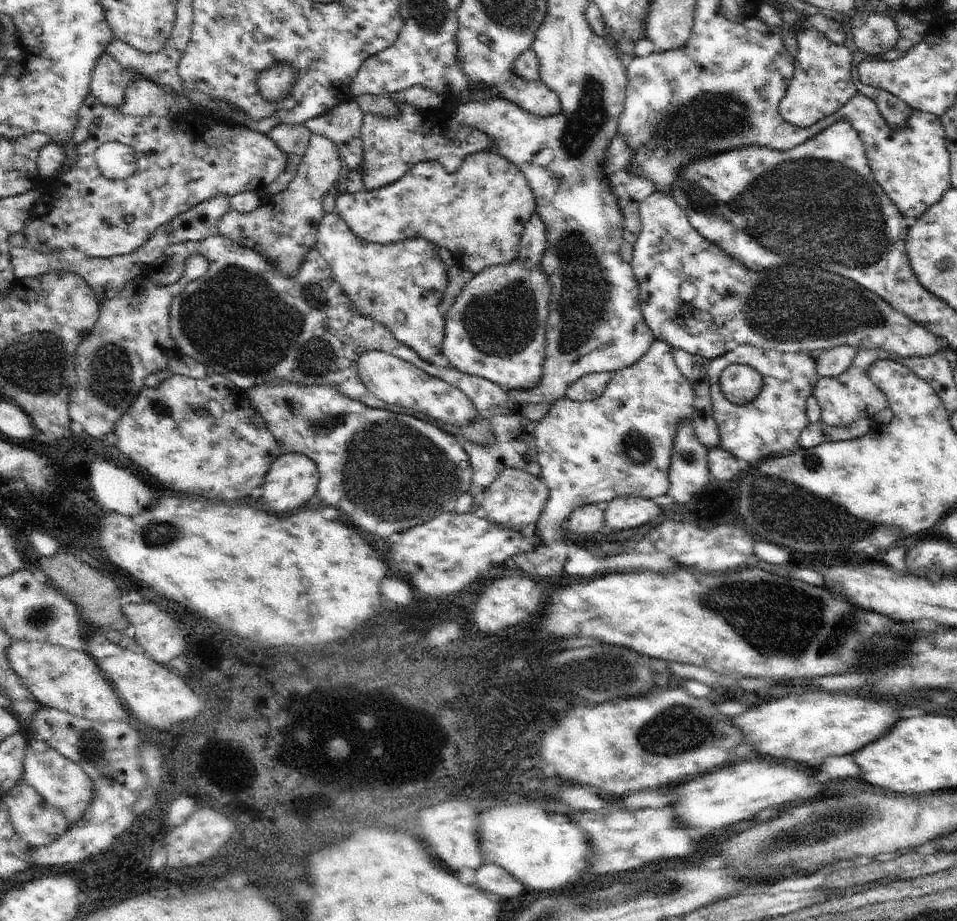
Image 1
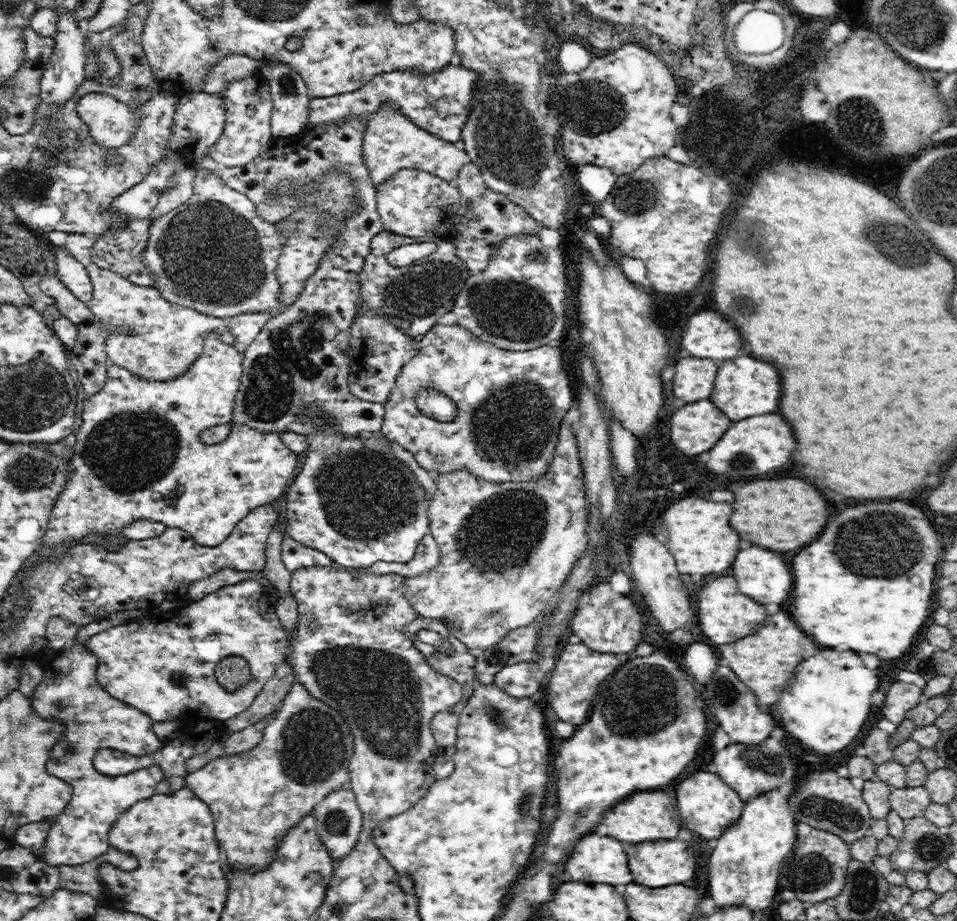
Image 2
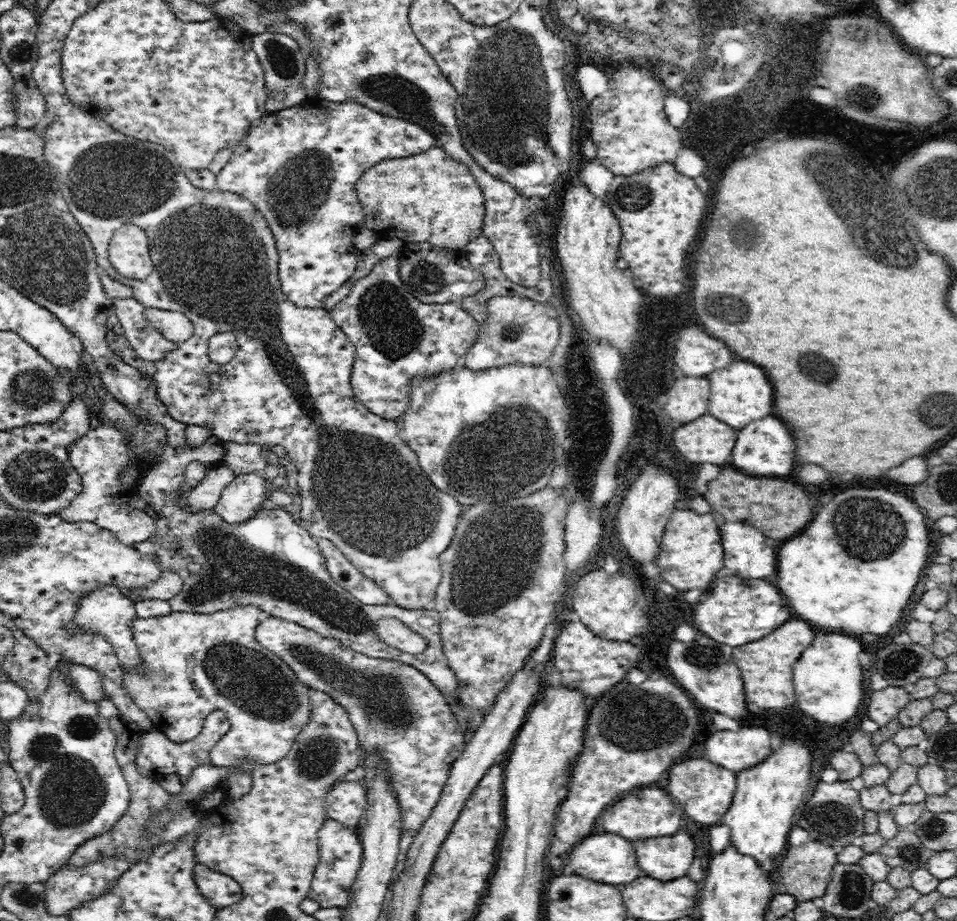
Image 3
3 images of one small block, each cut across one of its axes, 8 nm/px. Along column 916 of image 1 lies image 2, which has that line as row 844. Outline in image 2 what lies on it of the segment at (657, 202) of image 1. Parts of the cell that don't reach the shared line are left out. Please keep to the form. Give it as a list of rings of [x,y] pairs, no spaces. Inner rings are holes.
[[[354,790],[330,792],[314,806],[316,832],[334,860],[344,860],[358,844],[364,826],[364,814]]]

